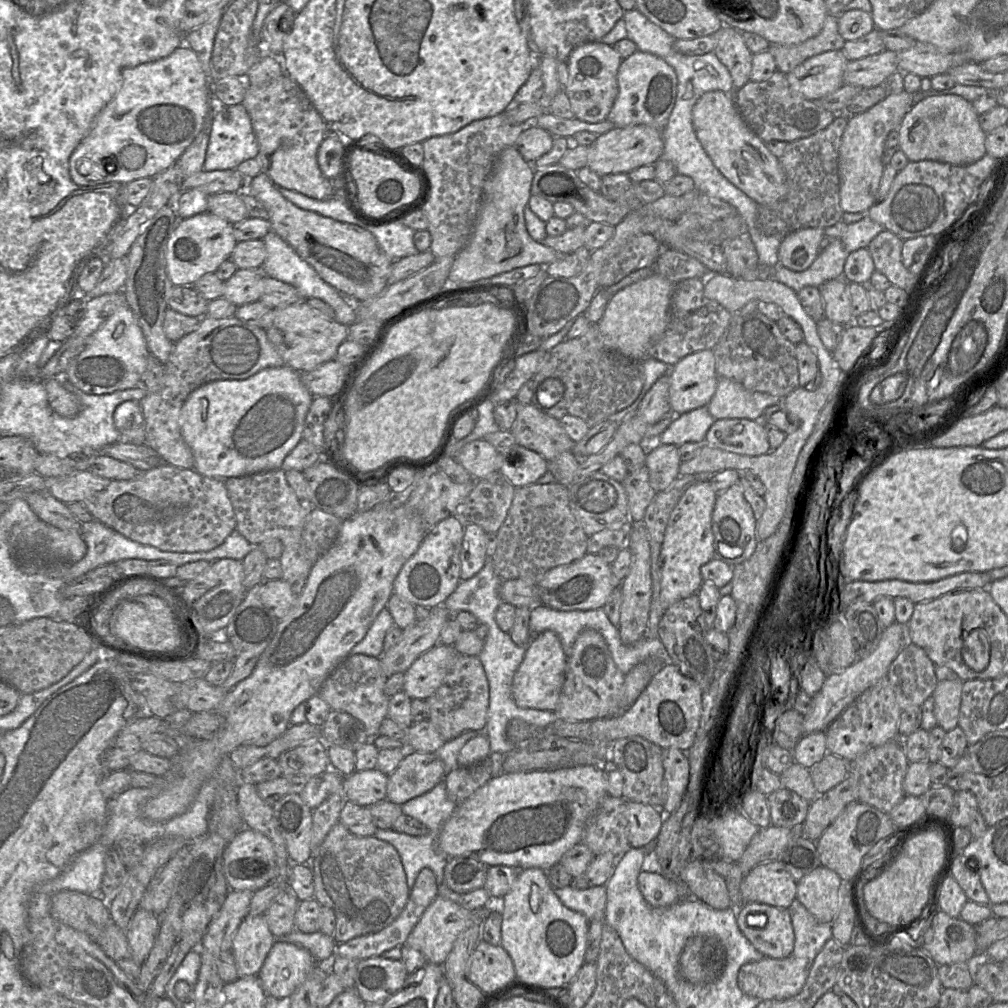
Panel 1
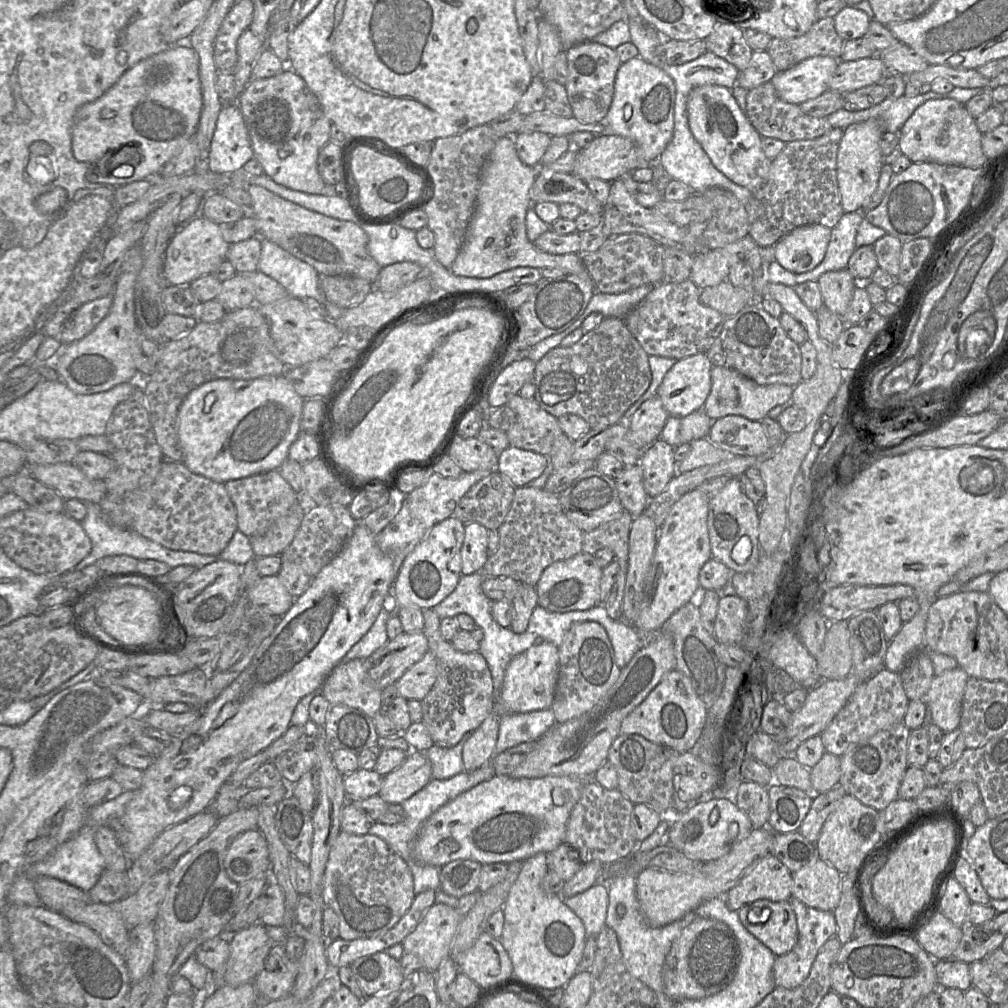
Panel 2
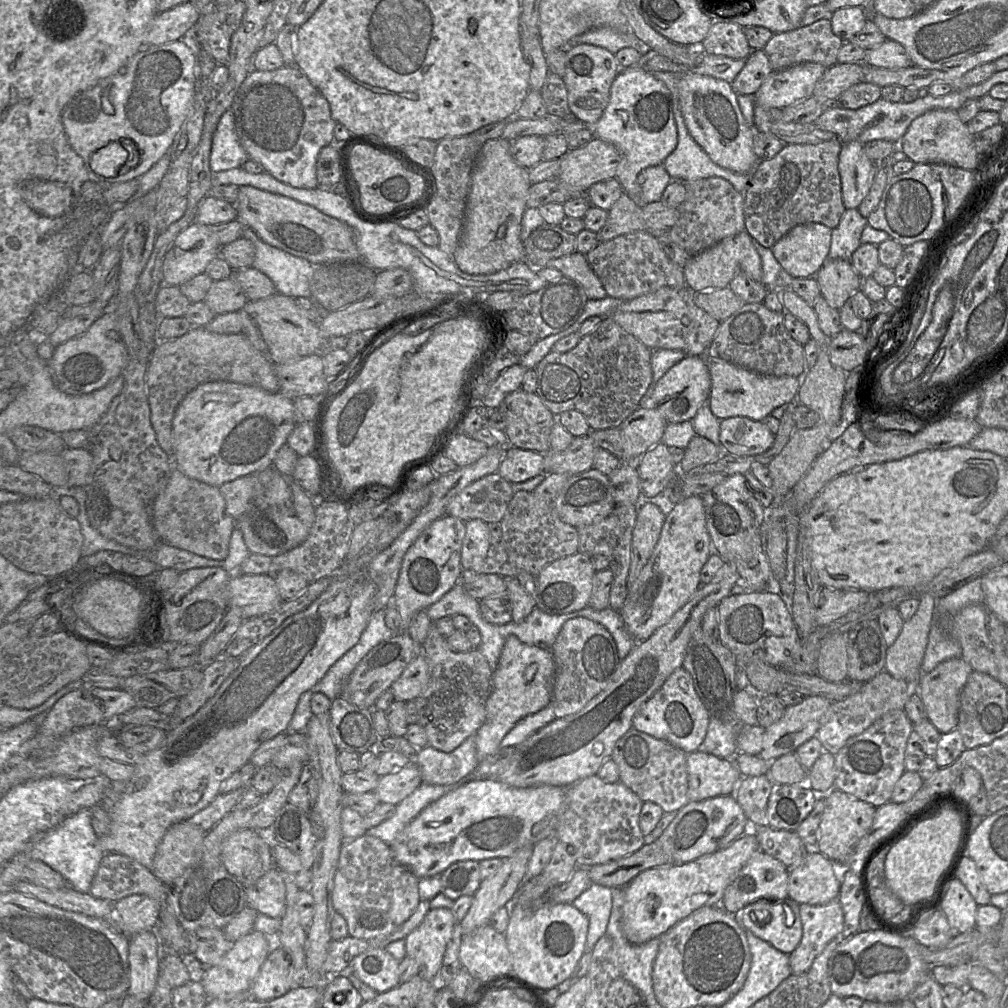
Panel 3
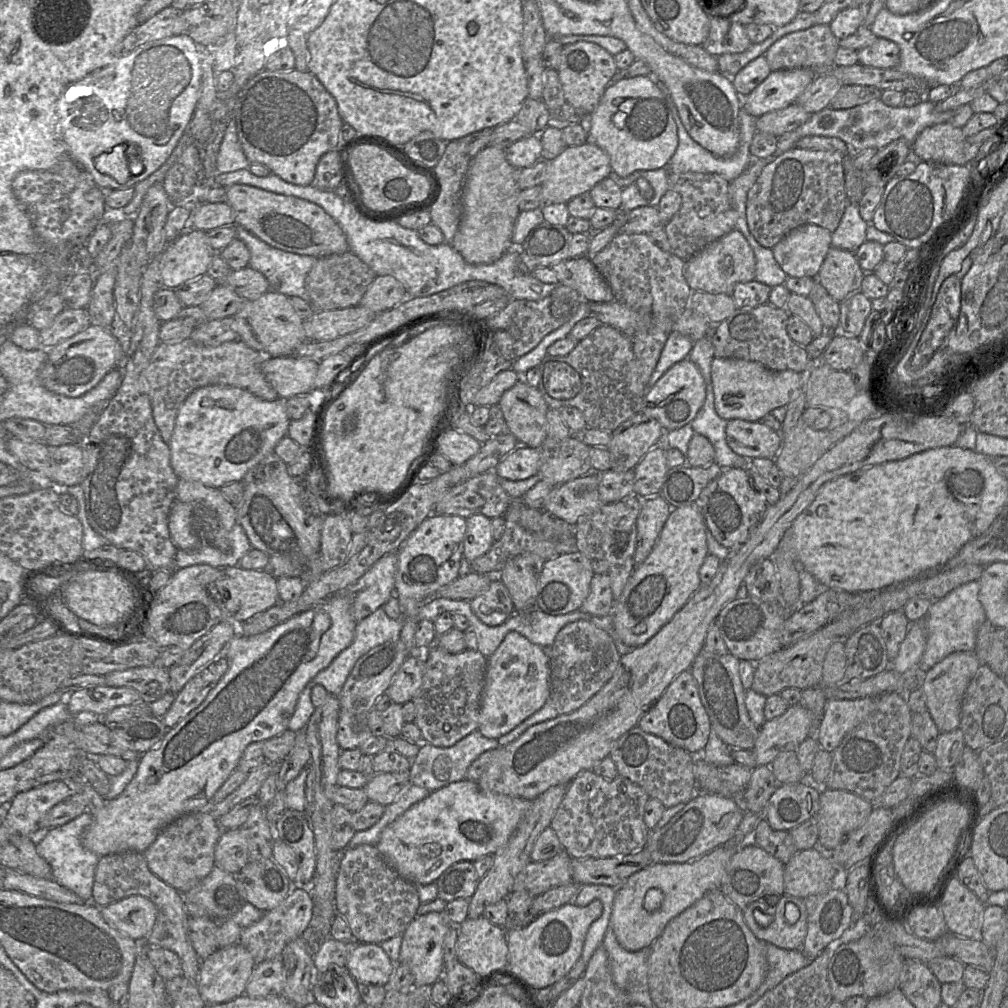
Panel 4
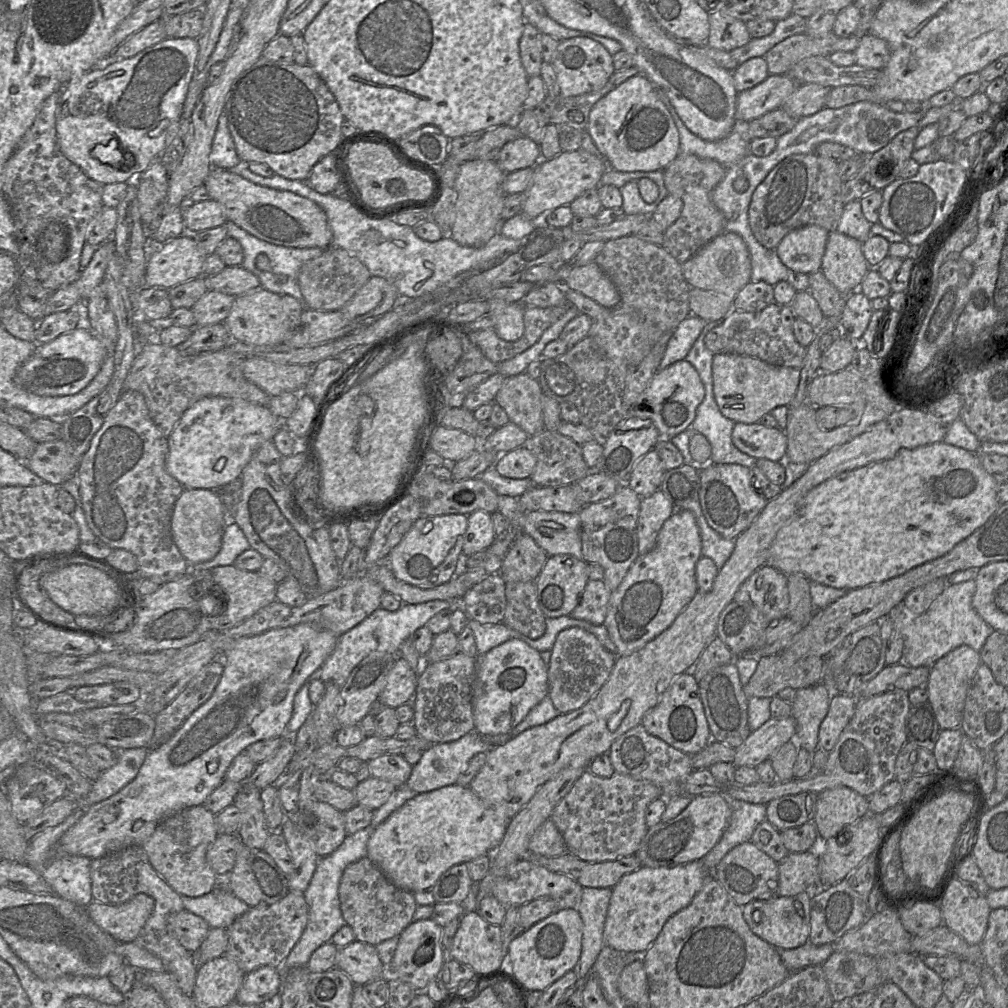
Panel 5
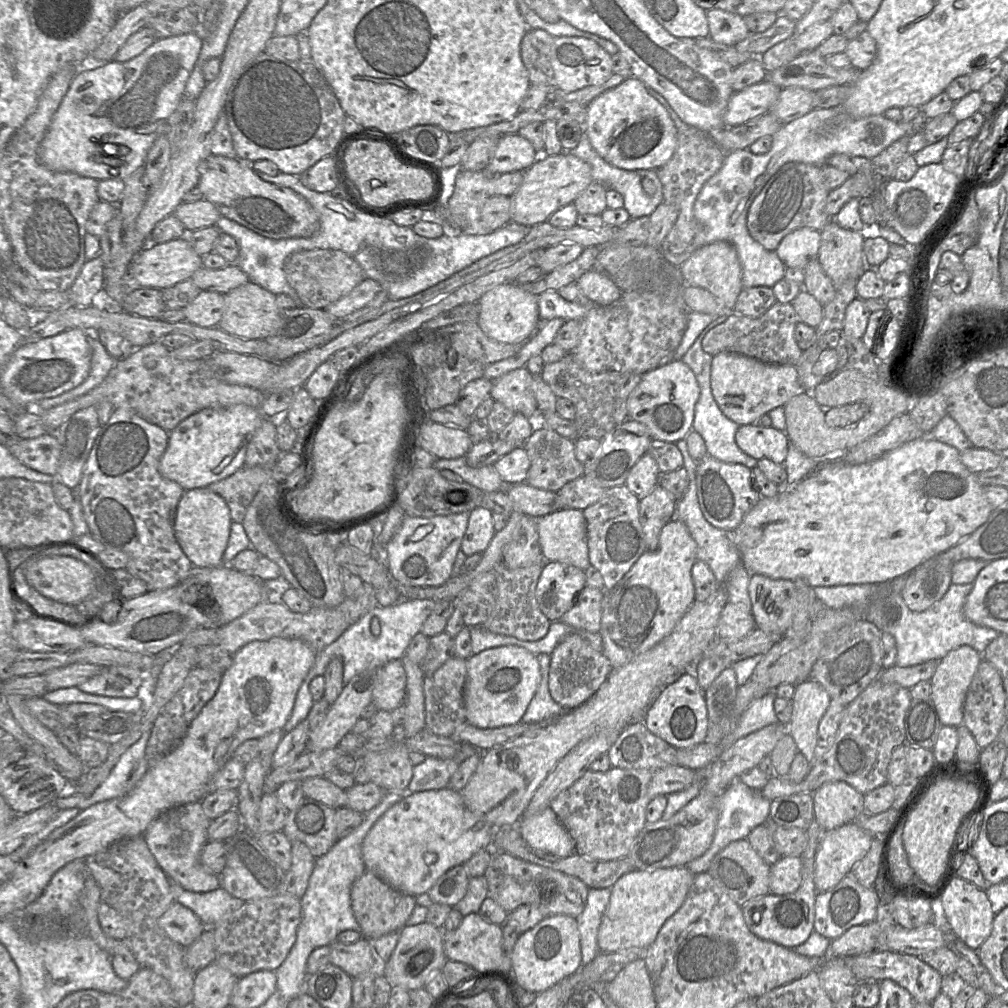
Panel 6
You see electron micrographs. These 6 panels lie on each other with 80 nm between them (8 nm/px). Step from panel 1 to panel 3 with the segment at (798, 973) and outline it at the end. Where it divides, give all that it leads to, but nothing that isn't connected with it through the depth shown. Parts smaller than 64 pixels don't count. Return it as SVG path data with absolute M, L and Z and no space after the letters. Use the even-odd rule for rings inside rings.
M839 899L825 905L799 904L803 927L802 938L797 948L789 954L789 965L794 975L811 967L815 958L826 945L841 937L844 917Z

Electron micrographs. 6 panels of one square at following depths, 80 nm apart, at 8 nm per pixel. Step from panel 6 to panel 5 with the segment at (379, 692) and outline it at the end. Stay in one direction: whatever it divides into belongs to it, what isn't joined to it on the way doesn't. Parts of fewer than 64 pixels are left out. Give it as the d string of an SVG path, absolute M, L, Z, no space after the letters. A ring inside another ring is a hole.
M399 656L387 676L387 682L378 699L386 707L397 708L411 702L416 693L418 675L408 662Z

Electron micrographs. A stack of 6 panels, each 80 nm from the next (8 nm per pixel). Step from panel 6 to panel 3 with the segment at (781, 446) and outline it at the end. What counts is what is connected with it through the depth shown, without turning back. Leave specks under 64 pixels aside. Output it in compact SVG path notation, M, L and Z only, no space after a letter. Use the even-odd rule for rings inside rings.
M730 417L721 420L719 439L728 454L754 456L767 451L773 445L775 435L762 421Z

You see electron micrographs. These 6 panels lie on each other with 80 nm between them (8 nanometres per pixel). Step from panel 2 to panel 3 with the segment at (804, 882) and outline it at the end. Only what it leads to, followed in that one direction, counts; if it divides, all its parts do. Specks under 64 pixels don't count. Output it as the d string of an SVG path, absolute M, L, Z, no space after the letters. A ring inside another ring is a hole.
M812 849L799 866L788 868L788 872L788 897L798 904L825 905L839 896L840 870L816 849Z

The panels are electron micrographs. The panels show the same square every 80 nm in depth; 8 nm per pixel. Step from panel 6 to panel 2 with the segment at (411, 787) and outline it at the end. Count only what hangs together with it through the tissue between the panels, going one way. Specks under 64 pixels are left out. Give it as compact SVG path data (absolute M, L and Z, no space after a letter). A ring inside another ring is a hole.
M473 731L465 733L461 740L453 747L444 748L434 744L425 752L431 763L432 779L448 779L465 771L462 761L462 750L472 734Z

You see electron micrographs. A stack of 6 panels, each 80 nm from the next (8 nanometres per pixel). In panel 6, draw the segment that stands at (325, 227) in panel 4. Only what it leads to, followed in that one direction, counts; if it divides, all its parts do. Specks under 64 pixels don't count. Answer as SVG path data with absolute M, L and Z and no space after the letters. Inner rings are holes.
M210 154L201 164L198 182L204 199L213 203L224 217L271 239L309 238L320 229L320 218L299 193L262 180L250 164L239 158Z

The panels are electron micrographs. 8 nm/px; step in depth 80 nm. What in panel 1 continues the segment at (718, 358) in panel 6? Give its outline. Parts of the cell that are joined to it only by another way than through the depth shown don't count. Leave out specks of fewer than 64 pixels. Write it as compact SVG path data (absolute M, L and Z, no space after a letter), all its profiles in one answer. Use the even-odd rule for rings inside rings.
M718 377L716 391L707 408L715 420L761 420L764 410L780 403L781 399L771 394L747 390L738 382Z

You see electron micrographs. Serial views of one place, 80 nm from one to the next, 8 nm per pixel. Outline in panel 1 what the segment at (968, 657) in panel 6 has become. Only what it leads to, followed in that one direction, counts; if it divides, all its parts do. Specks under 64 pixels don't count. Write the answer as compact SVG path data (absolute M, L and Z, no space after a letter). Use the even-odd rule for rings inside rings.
M961 679L941 680L932 693L937 725L946 732L958 726L963 684Z

